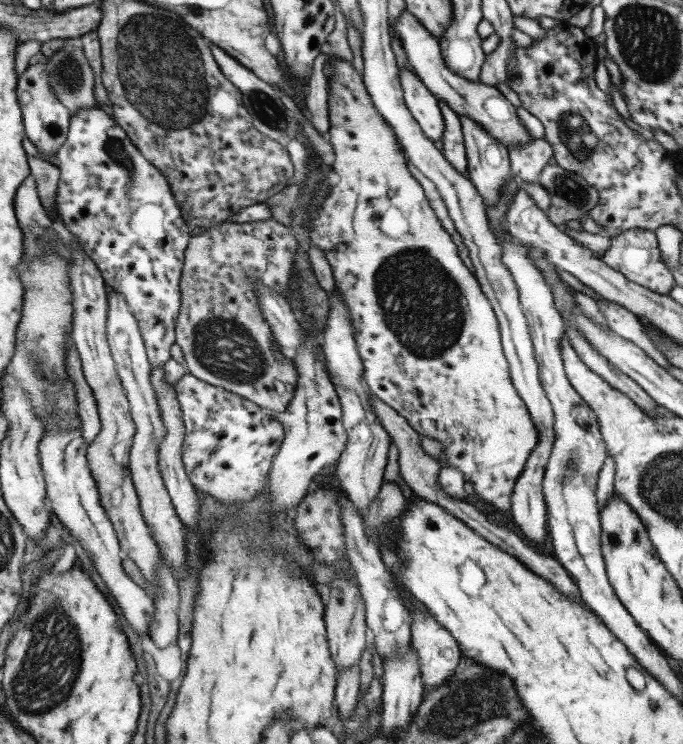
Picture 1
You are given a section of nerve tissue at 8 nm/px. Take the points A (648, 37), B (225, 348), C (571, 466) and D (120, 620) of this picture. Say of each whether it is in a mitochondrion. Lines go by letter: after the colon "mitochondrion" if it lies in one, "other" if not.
A: mitochondrion
B: mitochondrion
C: mitochondrion
D: other

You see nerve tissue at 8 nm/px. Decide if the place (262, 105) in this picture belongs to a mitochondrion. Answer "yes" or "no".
yes

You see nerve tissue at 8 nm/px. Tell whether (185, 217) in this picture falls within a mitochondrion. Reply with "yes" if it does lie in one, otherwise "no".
no

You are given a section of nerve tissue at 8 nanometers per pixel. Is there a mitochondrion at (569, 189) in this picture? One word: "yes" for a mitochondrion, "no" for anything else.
yes

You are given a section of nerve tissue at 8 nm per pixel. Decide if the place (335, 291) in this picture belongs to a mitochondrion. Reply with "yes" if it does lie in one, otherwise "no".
no

